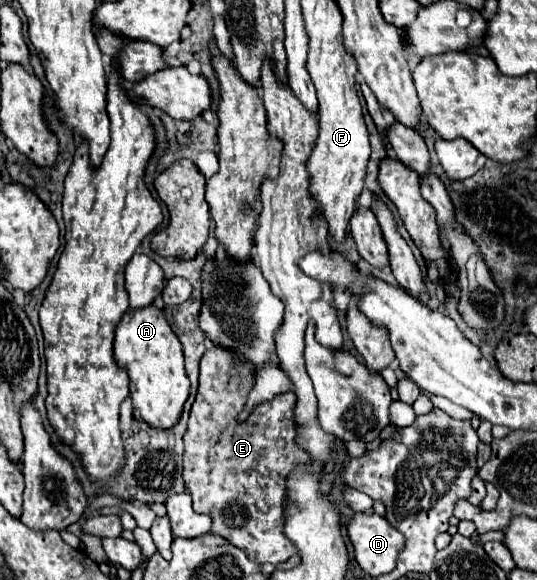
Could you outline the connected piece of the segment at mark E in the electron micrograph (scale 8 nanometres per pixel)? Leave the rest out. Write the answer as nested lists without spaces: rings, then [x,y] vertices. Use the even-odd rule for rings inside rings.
[[[213,345],[205,351],[201,359],[199,373],[199,391],[191,407],[189,425],[185,431],[185,455],[183,455],[183,479],[185,487],[193,497],[193,509],[197,513],[207,513],[213,519],[213,533],[225,537],[235,547],[245,551],[245,555],[255,563],[285,563],[295,555],[295,547],[283,535],[283,479],[291,471],[291,463],[299,459],[295,451],[295,425],[293,425],[293,407],[295,393],[279,393],[271,401],[255,405],[245,421],[239,421],[239,415],[247,403],[247,395],[255,383],[255,363],[247,363],[233,349],[223,345]]]

